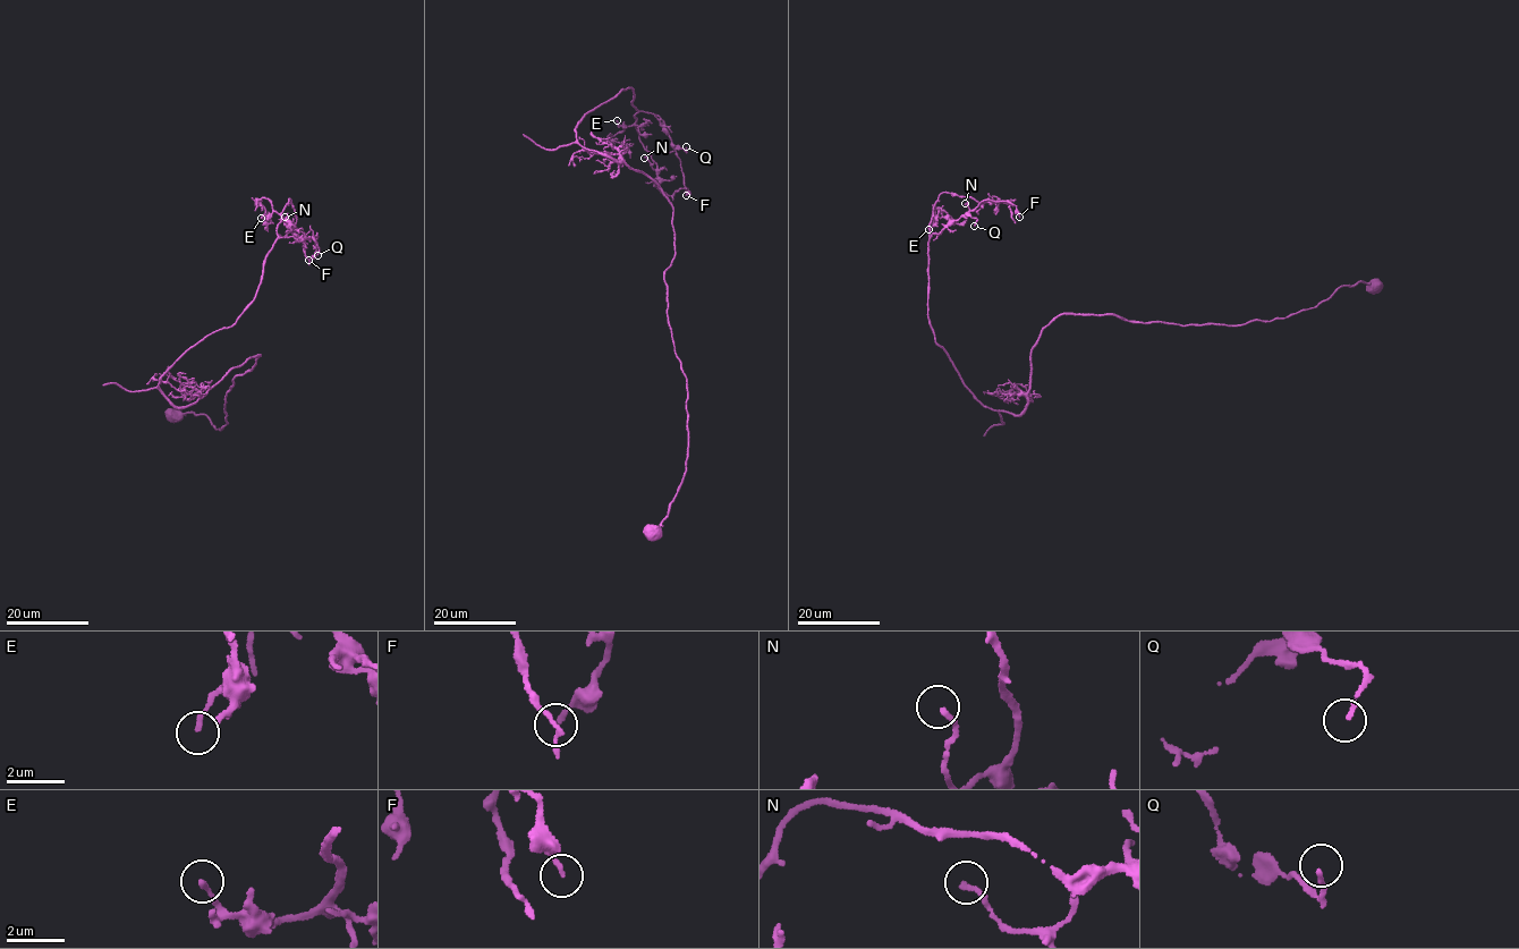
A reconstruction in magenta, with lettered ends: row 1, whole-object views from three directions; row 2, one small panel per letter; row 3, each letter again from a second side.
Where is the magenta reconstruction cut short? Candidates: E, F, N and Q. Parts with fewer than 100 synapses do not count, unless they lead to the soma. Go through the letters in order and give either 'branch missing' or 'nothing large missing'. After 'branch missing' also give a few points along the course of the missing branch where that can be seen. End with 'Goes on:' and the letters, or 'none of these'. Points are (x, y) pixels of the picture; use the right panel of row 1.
E: nothing large missing
F: nothing large missing
N: nothing large missing
Q: nothing large missing
Goes on: none of these

